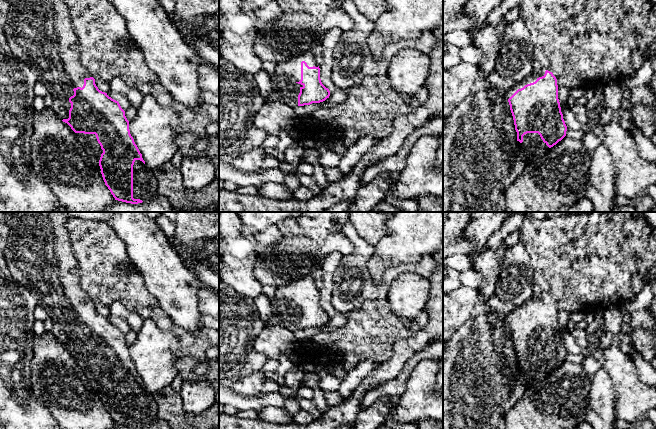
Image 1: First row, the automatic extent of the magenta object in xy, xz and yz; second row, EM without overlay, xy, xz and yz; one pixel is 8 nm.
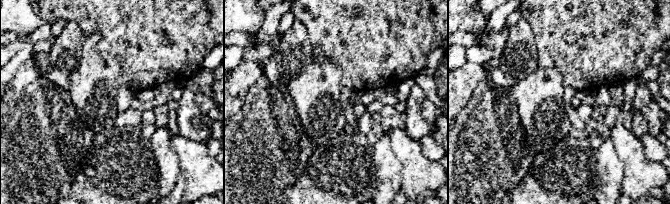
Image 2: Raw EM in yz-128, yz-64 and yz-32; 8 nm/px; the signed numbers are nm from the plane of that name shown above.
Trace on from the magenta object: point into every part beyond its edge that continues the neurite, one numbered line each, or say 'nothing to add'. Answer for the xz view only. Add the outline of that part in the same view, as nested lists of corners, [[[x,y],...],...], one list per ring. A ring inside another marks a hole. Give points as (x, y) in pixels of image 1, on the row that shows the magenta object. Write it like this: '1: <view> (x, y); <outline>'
1: xz (285, 89); [[[307,51],[292,60],[283,61],[278,63],[275,69],[274,75],[270,78],[273,87],[272,93],[269,95],[271,101],[278,103],[283,103],[290,108],[294,109],[298,107],[298,95],[300,93],[300,88],[303,85],[298,82],[301,80],[301,62],[305,61],[309,67],[318,67],[312,52]]]

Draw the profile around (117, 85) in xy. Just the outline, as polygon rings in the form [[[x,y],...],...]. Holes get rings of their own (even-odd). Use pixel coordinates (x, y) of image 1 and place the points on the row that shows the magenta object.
[[[118,77],[110,80],[108,84],[112,92],[125,96],[130,102],[131,106],[139,109],[144,95],[142,95],[136,88],[128,86],[122,78]]]

